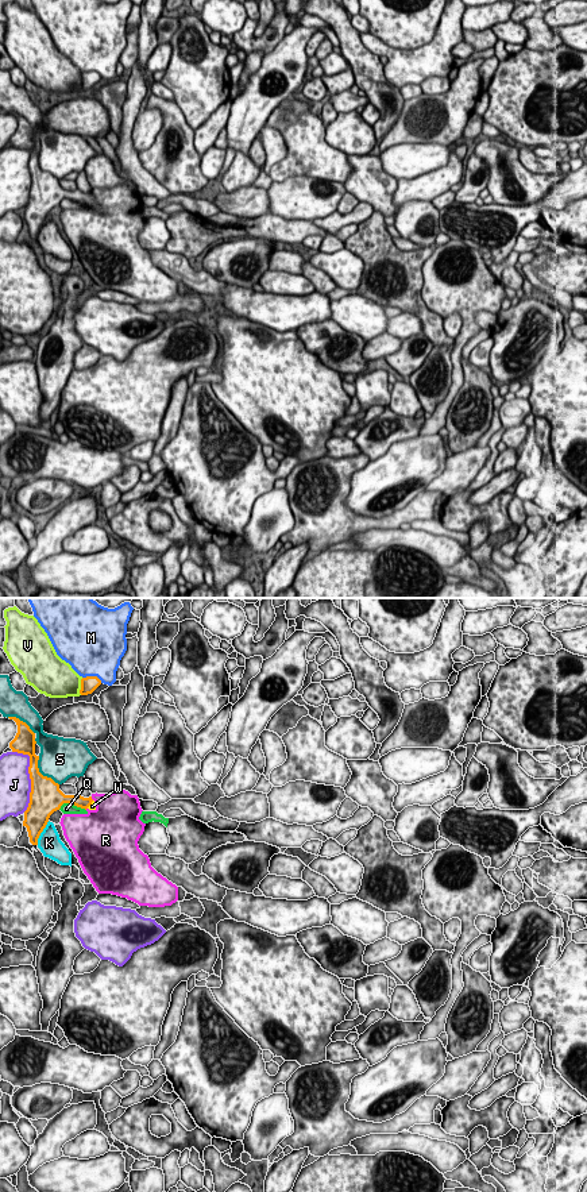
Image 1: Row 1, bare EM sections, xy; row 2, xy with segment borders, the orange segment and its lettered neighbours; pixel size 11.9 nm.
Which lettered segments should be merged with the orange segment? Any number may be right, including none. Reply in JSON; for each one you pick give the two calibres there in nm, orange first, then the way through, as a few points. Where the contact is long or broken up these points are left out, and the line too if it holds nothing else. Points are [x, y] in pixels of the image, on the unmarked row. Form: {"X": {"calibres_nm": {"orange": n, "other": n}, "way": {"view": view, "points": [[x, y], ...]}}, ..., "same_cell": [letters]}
{"W": {"calibres_nm": {"orange": 140, "other": 70}, "way": {"view": "xy", "points": [[78, 196], [89, 200], [92, 201]]}}, "same_cell": ["W"]}

